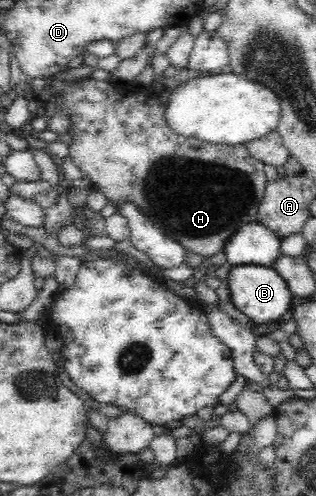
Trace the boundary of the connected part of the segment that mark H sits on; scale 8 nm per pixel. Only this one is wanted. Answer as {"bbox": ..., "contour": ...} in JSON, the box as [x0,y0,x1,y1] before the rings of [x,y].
{"bbox":[57,77,267,257],"contour":[[[83,77],[72,80],[75,88],[67,94],[60,95],[62,102],[57,105],[60,109],[57,111],[65,111],[70,118],[70,136],[71,140],[68,144],[69,153],[74,164],[80,168],[83,176],[89,178],[89,182],[97,186],[97,189],[103,196],[103,202],[113,206],[131,202],[137,206],[137,209],[148,219],[154,223],[166,236],[186,247],[190,253],[200,254],[205,257],[211,257],[213,254],[223,250],[226,240],[240,228],[240,226],[248,223],[256,223],[258,220],[258,208],[264,196],[264,190],[267,185],[266,175],[264,174],[264,163],[254,158],[247,149],[245,144],[234,146],[218,146],[218,144],[210,144],[210,142],[202,142],[198,138],[186,138],[170,129],[170,125],[166,123],[166,106],[160,103],[160,94],[151,88],[134,88],[135,84],[122,84],[122,82],[108,82],[108,80],[94,80],[90,77]]]}

